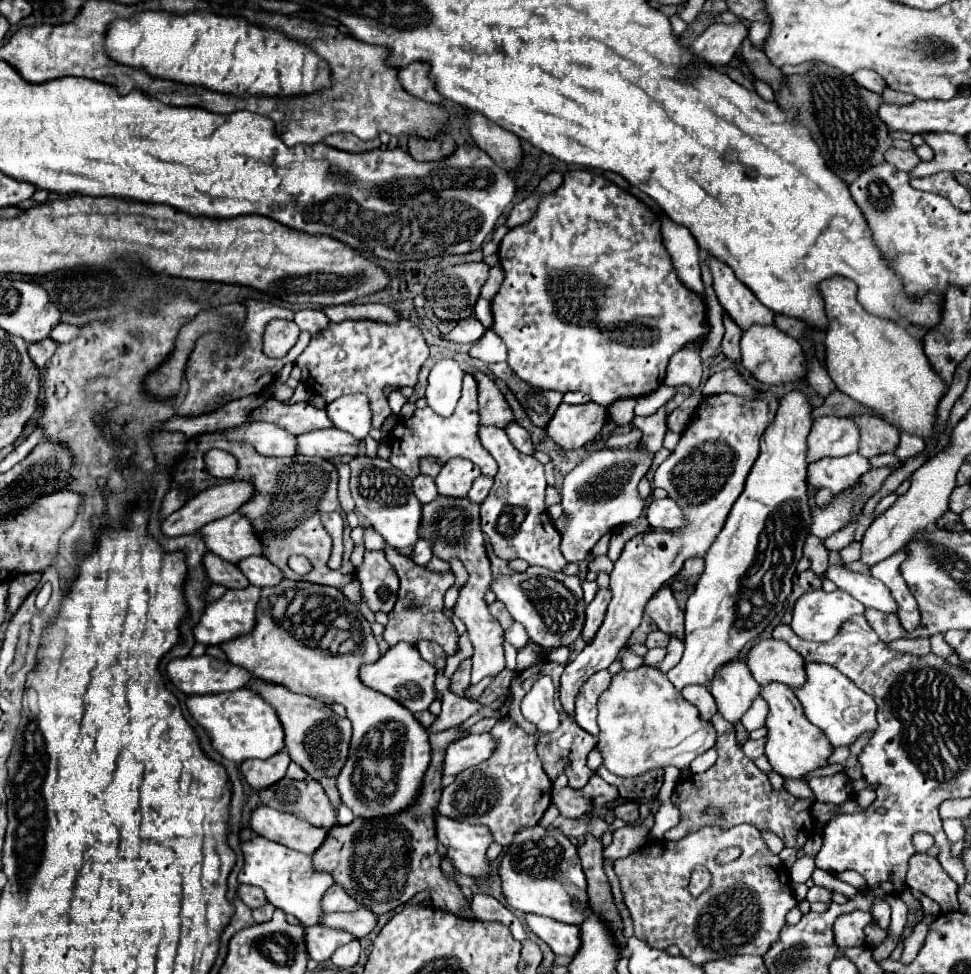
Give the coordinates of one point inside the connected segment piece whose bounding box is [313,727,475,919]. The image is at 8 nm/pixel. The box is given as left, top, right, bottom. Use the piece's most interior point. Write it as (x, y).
(384, 862)

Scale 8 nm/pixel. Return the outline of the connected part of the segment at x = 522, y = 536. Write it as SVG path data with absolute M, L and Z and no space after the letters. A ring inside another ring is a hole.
M479 425L479 439L483 447L493 455L493 459L499 465L499 473L495 475L495 485L491 487L487 499L481 503L481 529L489 537L491 547L497 557L501 559L525 559L529 565L541 565L551 571L563 571L567 567L567 561L563 561L563 553L559 553L559 531L551 517L547 515L545 507L545 473L543 463L537 459L519 453L507 433L503 429L495 429L493 425ZM505 507L519 507L525 511L525 519L521 525L511 533L499 531L499 517Z

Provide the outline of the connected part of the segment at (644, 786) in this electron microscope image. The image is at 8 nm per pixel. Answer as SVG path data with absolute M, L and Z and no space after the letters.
M603 765L597 769L597 775L601 775L607 783L615 785L619 789L619 795L625 801L643 801L643 799L653 799L657 797L661 783L663 783L663 771L655 769L649 773L643 773L635 779L625 779L625 777L617 777L613 773L609 773L607 769L603 769Z

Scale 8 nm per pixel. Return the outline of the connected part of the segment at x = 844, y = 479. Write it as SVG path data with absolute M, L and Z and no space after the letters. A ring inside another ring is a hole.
M851 453L845 457L825 457L809 465L807 487L827 487L831 489L831 493L841 493L869 469L869 461L859 453Z

